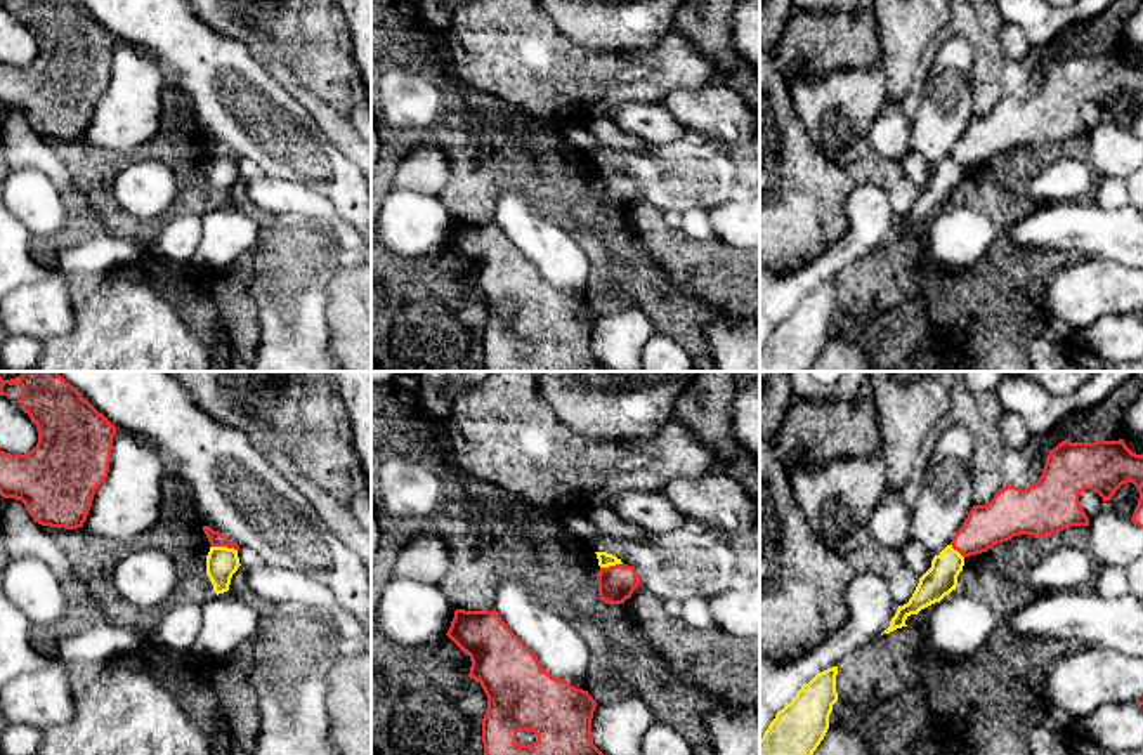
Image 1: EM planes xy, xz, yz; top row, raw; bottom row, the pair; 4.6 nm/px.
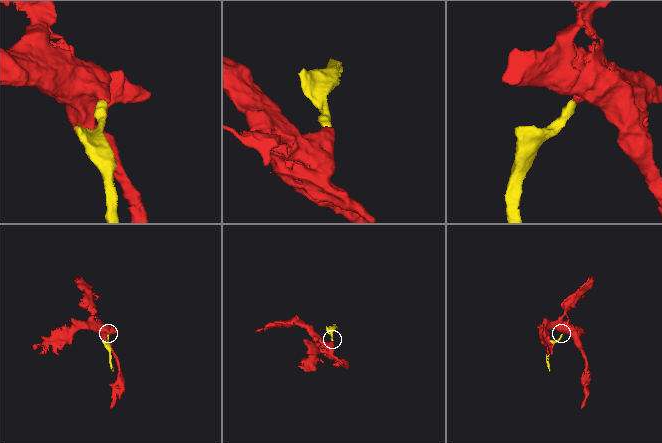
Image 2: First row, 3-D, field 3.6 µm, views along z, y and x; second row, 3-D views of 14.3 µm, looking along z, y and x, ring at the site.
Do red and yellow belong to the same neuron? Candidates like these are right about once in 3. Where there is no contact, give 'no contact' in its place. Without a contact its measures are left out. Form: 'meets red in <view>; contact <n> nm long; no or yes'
meets red in xy; contact 120 nm long; no

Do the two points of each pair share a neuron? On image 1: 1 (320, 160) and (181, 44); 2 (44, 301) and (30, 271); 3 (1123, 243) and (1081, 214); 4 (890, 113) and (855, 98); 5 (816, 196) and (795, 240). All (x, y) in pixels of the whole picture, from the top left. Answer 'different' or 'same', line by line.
1: same
2: different
3: same
4: different
5: same

